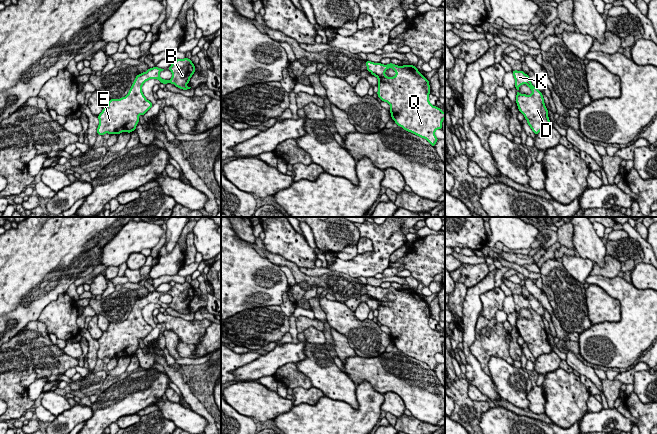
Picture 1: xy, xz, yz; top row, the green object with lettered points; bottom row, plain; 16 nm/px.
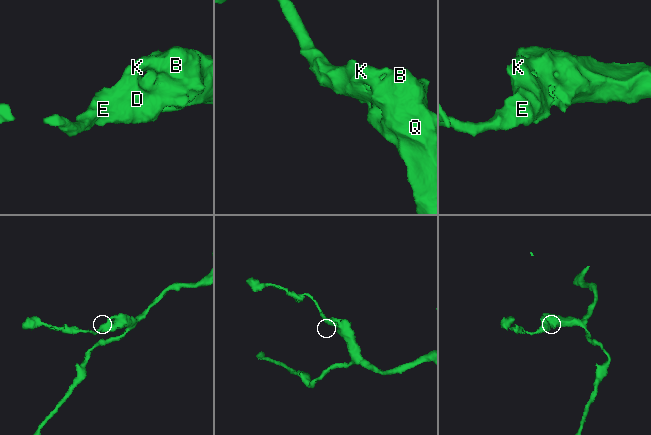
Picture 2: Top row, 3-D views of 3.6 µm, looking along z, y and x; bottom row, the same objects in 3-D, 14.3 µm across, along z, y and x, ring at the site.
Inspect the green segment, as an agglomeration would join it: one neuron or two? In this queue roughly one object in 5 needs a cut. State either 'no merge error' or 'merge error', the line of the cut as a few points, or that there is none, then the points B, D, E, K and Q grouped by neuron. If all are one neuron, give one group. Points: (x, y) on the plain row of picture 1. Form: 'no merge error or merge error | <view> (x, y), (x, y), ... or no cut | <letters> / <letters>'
no merge error | no cut | B D E K Q

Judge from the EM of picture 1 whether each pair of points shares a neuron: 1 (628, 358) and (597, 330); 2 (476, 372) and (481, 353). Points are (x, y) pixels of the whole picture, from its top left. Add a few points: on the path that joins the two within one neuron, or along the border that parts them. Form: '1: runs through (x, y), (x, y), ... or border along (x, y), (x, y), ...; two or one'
1: runs through (621, 350), (605, 335); one
2: border along (474, 340), (470, 347), (470, 352), (489, 376); two

